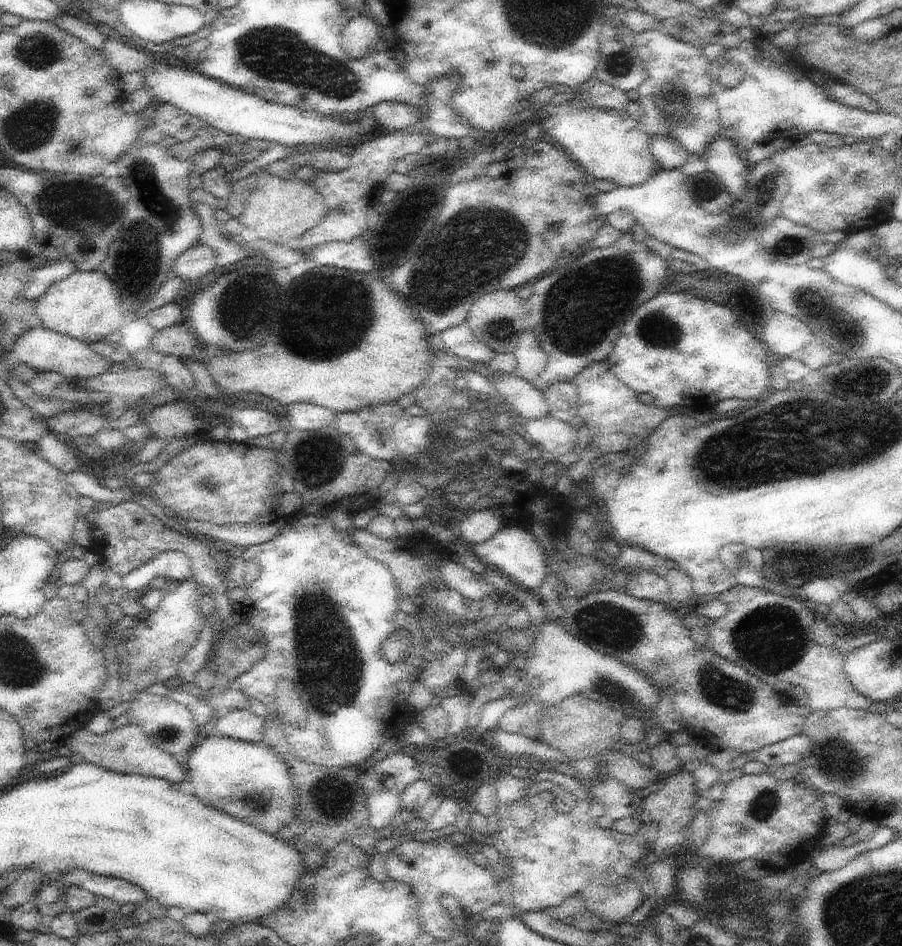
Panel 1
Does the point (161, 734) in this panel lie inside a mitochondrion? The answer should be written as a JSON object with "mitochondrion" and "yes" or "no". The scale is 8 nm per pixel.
{"mitochondrion":"yes"}

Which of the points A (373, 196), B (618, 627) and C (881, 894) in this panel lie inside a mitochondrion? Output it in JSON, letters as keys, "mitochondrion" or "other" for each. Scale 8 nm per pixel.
{"A":"other","B":"mitochondrion","C":"mitochondrion"}

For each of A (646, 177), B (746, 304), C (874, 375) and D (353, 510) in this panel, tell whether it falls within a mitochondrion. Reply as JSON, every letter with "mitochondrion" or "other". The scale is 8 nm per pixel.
{"A":"other","B":"other","C":"mitochondrion","D":"other"}

